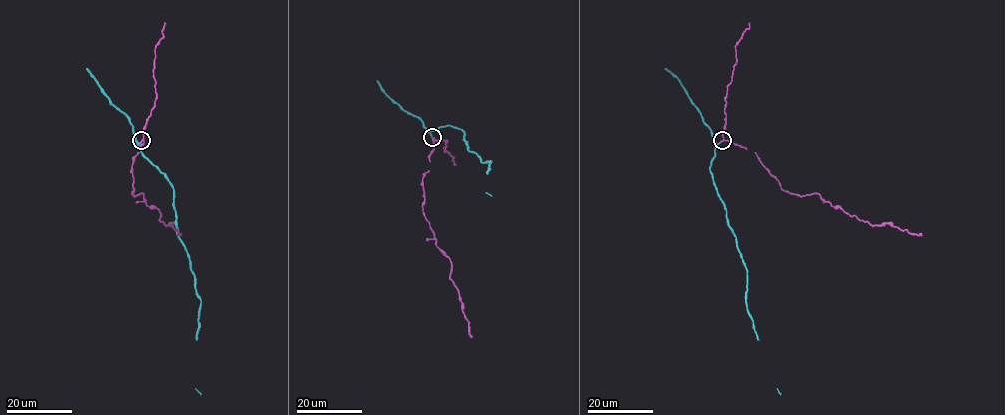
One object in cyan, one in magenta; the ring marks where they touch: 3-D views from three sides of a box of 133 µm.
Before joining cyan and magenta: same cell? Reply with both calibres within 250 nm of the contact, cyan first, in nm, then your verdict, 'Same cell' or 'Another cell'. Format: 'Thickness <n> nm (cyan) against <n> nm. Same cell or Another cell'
Thickness 150 nm (cyan) against 200 nm. Same cell

